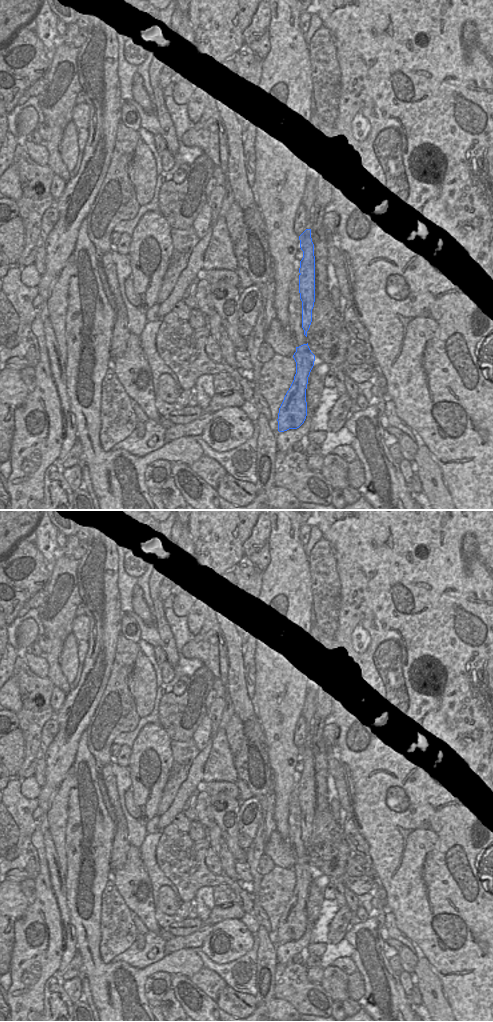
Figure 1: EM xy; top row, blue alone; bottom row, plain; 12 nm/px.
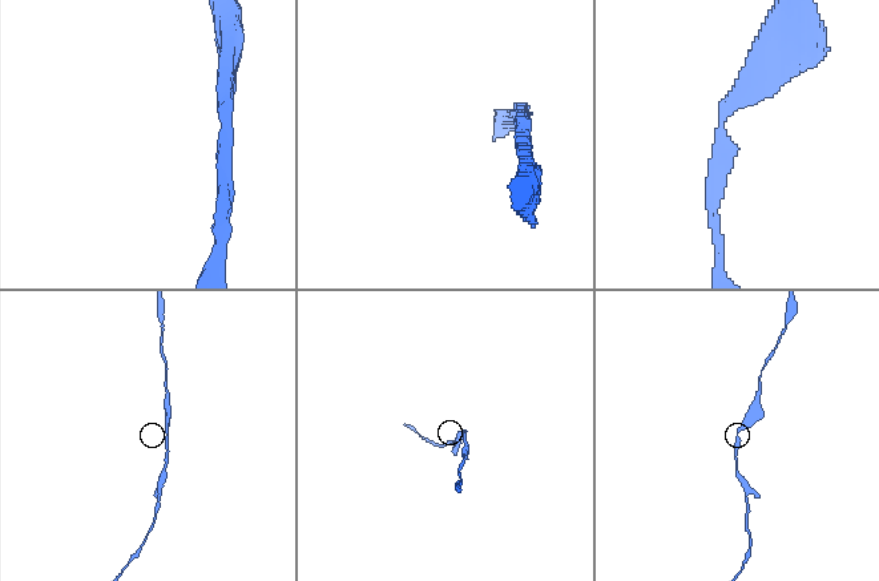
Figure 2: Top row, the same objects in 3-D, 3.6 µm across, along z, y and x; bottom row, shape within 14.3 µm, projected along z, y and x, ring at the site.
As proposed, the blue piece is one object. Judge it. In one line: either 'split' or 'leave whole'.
leave whole

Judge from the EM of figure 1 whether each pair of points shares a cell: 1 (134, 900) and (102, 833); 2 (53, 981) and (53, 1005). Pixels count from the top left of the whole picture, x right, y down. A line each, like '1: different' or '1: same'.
1: different
2: same

